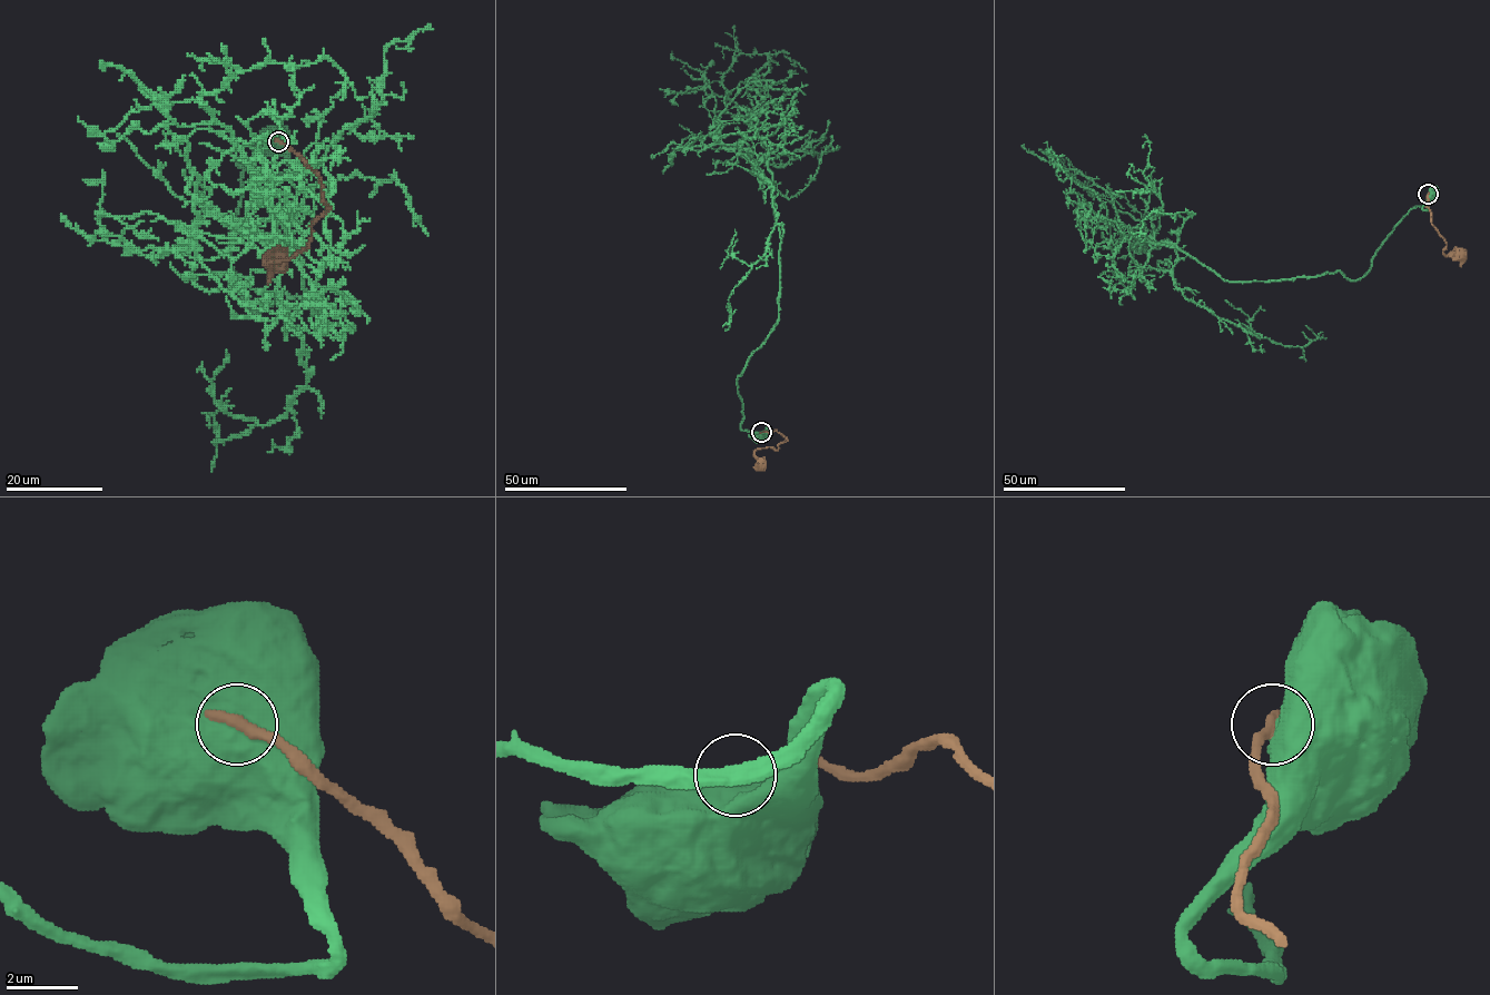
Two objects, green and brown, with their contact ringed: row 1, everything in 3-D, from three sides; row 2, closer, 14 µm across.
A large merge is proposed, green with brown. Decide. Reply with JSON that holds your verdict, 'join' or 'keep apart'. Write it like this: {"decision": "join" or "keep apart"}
{"decision": "keep apart"}

